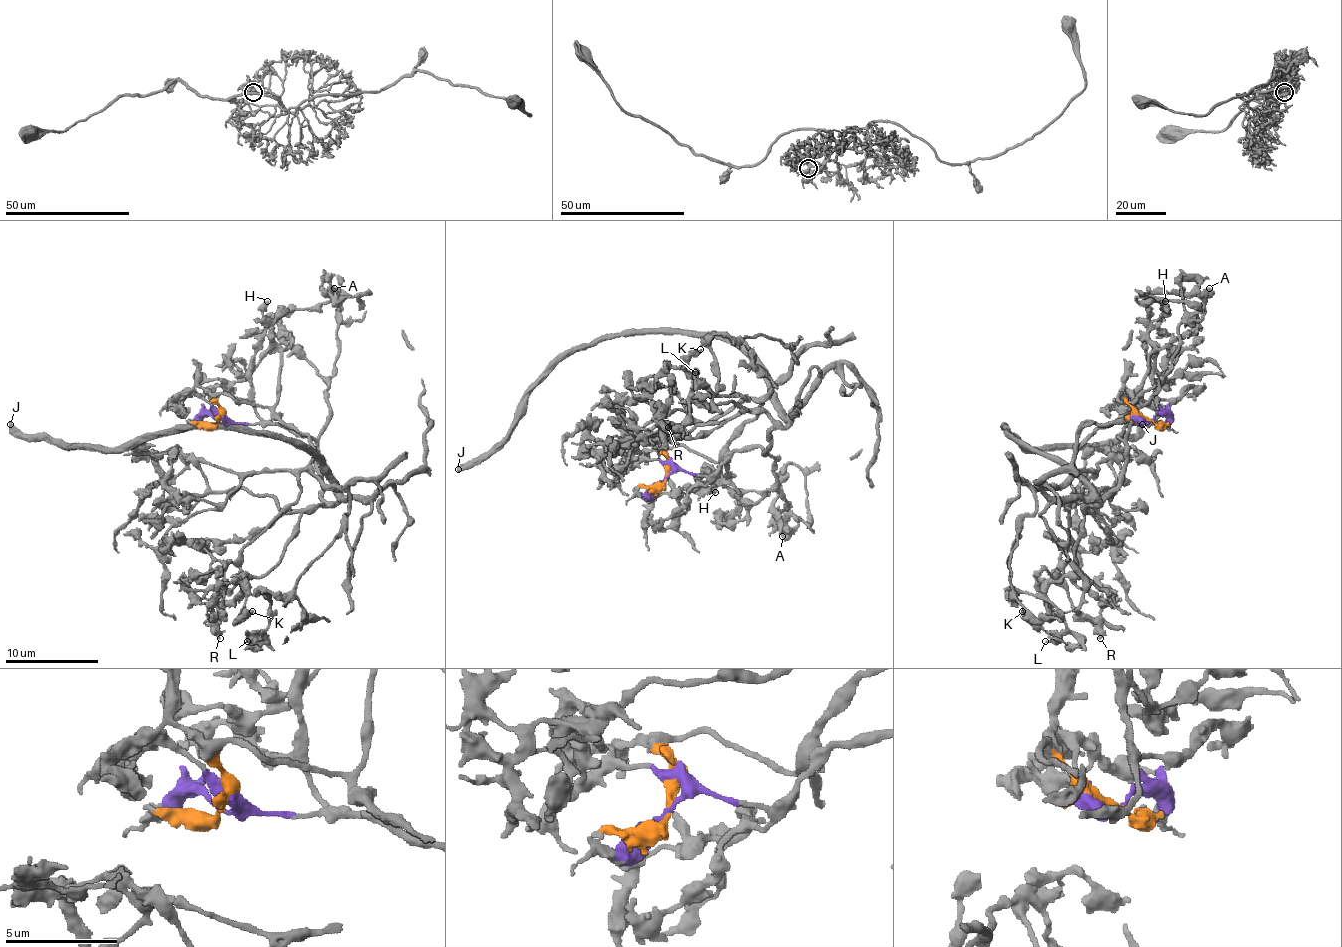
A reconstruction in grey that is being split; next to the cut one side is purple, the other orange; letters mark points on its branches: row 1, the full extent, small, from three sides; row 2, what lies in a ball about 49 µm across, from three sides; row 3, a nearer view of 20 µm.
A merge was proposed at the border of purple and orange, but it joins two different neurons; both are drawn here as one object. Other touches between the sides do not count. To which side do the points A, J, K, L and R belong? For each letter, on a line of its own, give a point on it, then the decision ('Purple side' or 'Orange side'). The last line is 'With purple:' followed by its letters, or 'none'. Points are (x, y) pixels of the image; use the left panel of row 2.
A: Place: (334, 288). Purple side
J: Place: (10, 424). Purple side
K: Place: (252, 611). Purple side
L: Place: (247, 641). Orange side
R: Place: (220, 638). Purple side
With purple: A, J, K, R

